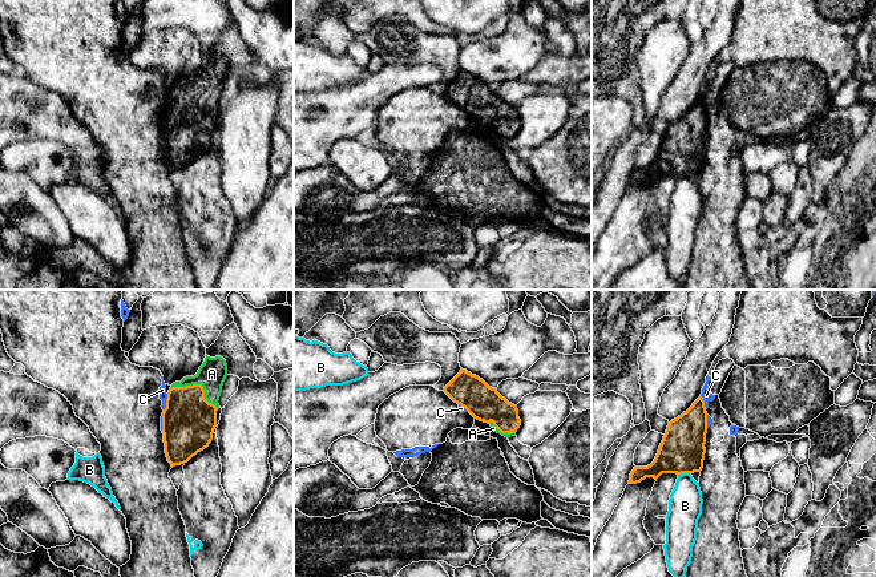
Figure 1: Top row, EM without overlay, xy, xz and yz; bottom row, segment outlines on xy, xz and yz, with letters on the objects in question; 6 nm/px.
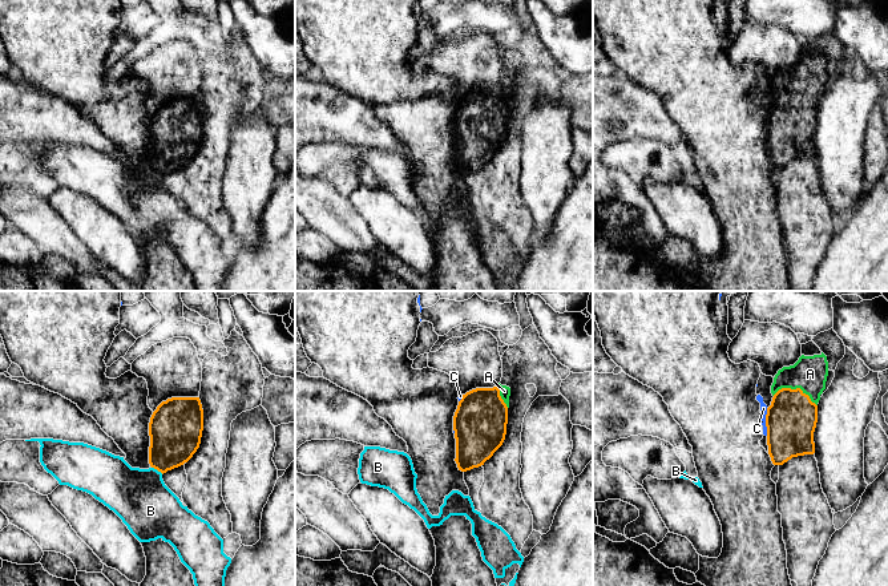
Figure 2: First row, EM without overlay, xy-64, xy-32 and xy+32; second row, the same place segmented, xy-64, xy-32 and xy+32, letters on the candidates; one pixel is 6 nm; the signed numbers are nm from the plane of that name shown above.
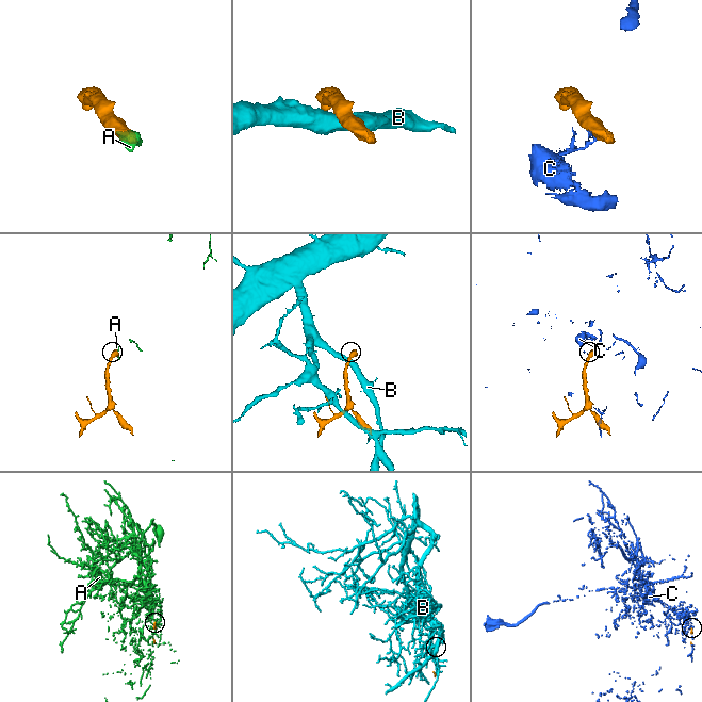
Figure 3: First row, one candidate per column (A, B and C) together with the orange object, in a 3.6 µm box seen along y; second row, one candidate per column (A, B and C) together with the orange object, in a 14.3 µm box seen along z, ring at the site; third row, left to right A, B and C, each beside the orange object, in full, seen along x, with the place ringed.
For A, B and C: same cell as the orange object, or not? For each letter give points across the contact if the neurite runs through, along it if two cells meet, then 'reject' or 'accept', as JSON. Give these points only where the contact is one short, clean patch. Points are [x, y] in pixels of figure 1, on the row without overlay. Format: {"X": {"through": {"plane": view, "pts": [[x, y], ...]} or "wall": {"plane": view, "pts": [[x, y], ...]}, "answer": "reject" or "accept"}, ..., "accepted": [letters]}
{"A": {"answer": "accept"}, "B": {"wall": {"plane": "yz", "pts": [[689, 174], [678, 177]]}, "answer": "reject"}, "C": {"wall": {"plane": "xy", "pts": [[168, 96], [164, 112]]}, "answer": "reject"}, "accepted": ["A"]}

